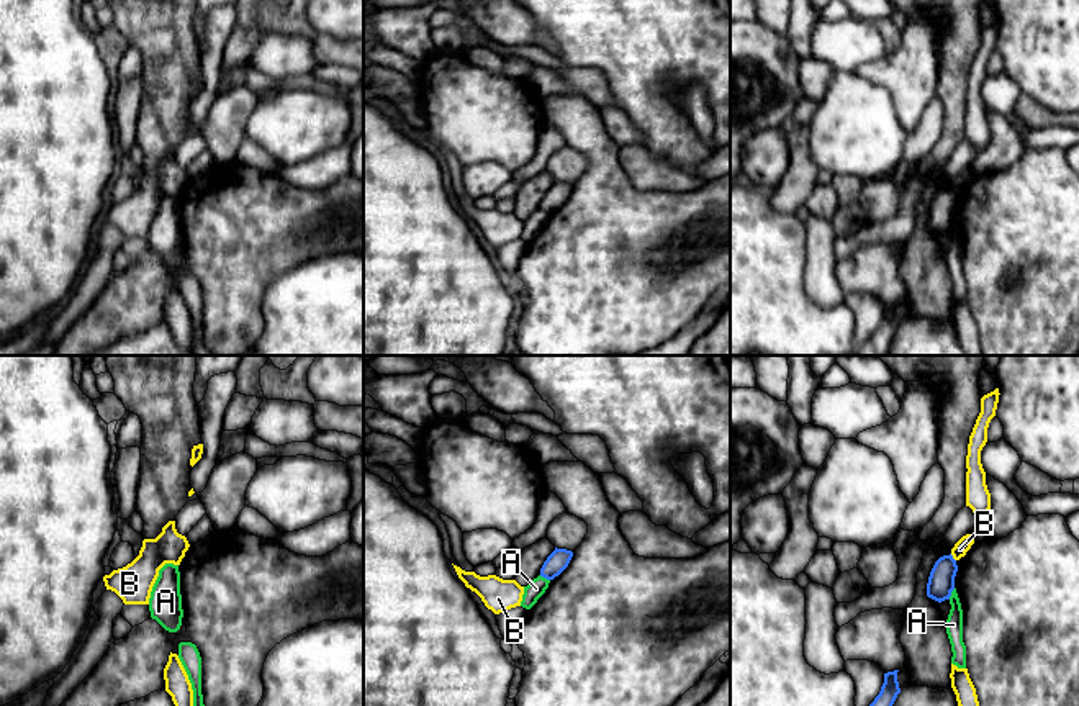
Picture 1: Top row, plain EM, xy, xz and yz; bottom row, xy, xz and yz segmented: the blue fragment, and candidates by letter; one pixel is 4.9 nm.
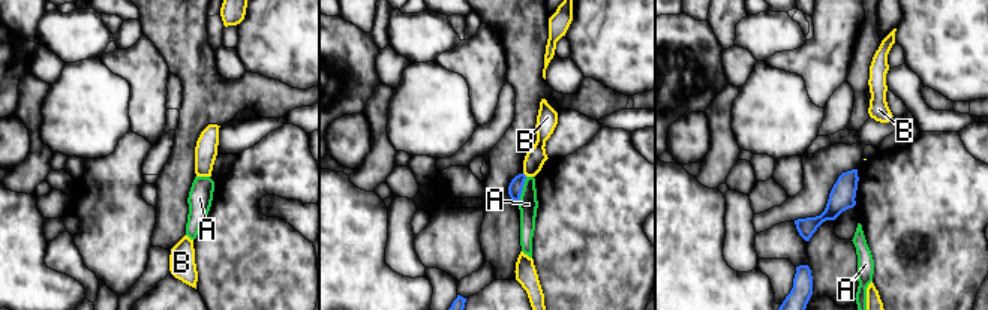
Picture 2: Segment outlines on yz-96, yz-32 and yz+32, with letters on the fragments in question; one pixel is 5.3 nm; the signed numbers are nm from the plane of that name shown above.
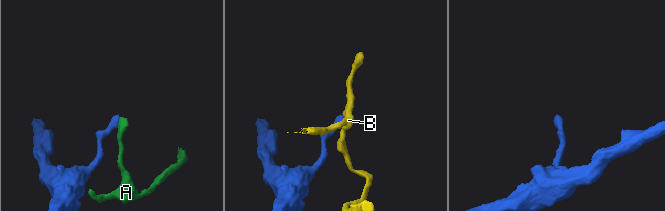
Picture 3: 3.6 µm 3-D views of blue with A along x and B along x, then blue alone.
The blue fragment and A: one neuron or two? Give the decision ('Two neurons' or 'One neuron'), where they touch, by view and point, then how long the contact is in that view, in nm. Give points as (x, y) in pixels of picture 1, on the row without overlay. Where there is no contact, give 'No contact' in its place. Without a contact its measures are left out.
Two neurons. Touches blue at yz (950, 226). Shared border 70 nm

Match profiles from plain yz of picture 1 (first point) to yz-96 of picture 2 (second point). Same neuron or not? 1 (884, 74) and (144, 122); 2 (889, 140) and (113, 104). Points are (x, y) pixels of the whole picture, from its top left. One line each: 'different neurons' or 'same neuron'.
1: same neuron
2: same neuron

